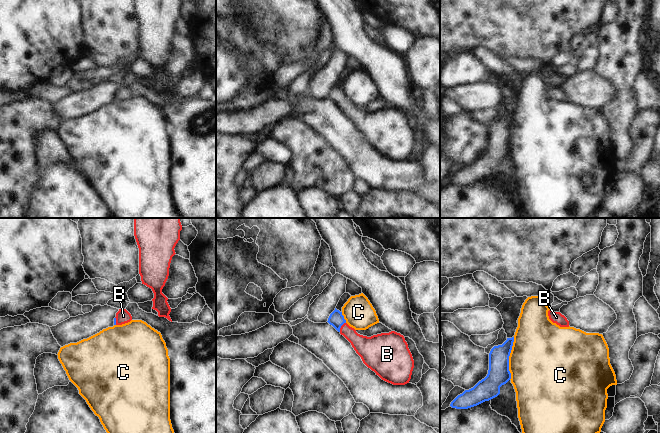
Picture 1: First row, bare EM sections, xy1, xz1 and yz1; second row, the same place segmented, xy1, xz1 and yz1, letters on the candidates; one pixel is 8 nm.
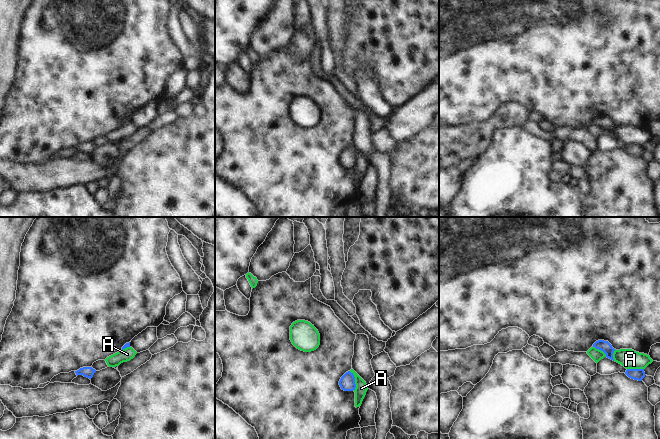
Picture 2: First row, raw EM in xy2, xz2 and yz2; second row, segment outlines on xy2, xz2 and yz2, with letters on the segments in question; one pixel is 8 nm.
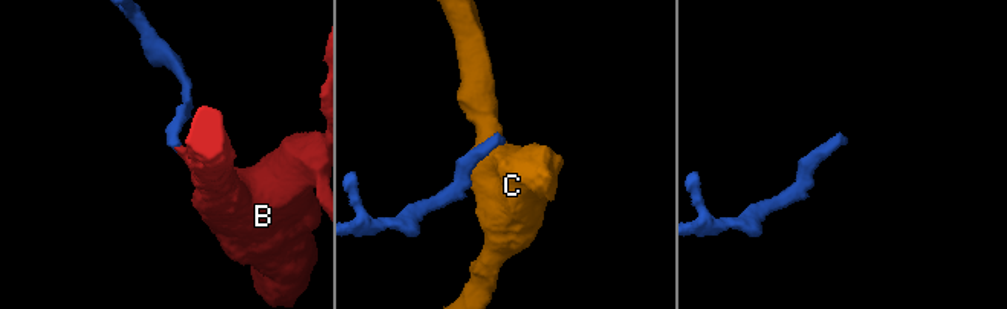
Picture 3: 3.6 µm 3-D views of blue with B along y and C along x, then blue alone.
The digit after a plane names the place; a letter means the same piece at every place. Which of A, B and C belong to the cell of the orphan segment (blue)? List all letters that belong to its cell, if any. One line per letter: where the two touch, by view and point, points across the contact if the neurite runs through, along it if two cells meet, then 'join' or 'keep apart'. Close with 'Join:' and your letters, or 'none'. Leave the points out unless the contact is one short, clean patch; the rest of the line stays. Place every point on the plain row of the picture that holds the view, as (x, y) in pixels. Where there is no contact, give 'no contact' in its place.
A: xz2 (354, 157) | along xz2 (349, 147), (354, 153), (354, 166) | keep apart
B: xz1 (340, 103) | across xz1 (336, 95), (340, 103), (364, 122) | join
C: yz1 (508, 134) | keep apart
Join: B

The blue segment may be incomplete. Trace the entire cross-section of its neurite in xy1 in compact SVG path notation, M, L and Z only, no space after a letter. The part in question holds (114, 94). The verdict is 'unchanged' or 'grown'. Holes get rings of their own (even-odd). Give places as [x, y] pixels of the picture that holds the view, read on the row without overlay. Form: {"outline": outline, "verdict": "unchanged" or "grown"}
{"outline": "M119 85L114 94L114 101L122 101L132 96L131 90L126 85Z", "verdict": "grown"}

